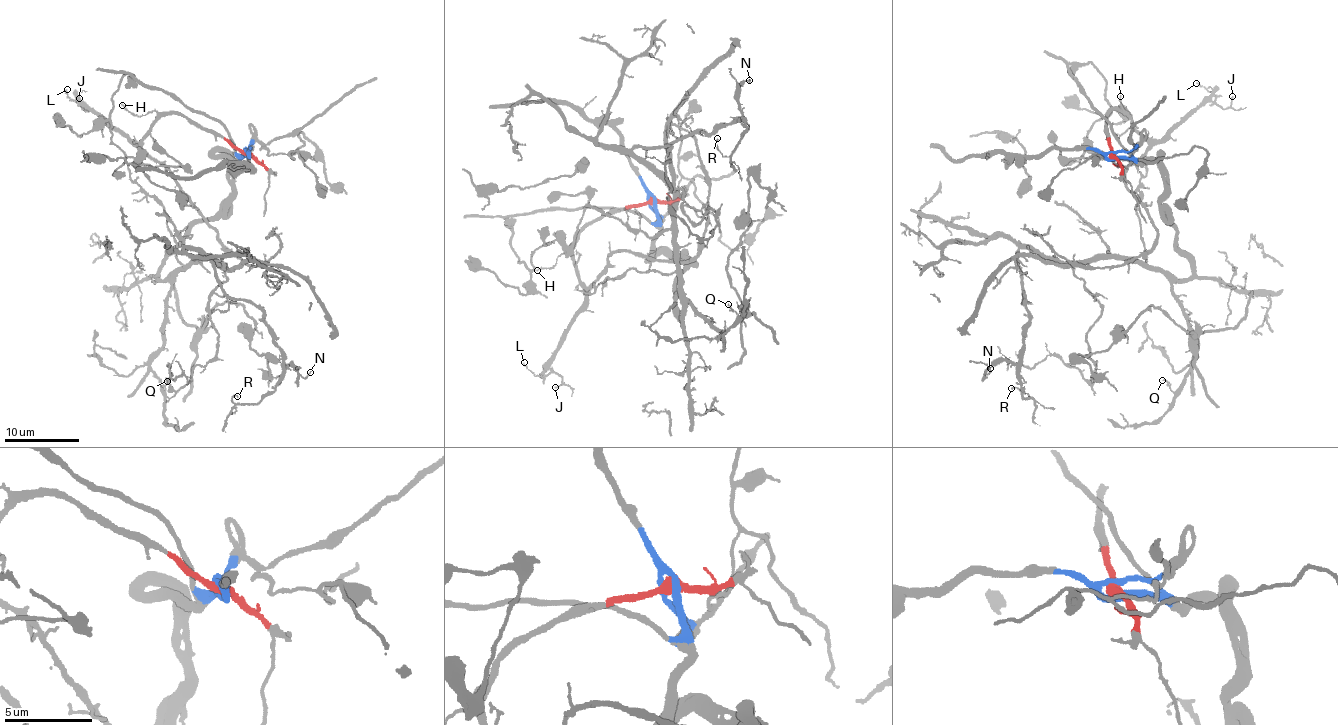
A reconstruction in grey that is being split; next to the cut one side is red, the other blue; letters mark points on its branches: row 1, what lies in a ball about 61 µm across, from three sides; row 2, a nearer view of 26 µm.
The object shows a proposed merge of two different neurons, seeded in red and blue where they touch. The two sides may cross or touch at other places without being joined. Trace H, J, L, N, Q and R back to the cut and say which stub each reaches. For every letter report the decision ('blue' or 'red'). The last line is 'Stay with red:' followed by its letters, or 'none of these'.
H: red
J: red
L: red
N: blue
Q: blue
R: blue
Stay with red: H, J, L

